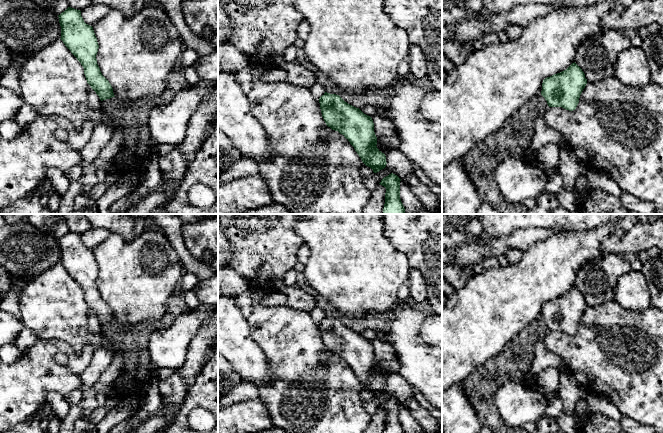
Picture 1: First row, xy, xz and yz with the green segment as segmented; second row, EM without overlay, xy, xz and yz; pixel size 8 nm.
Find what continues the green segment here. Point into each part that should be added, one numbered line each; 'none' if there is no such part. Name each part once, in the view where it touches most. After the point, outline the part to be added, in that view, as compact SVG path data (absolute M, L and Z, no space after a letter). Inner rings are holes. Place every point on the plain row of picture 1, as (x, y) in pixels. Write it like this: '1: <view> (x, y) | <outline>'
none

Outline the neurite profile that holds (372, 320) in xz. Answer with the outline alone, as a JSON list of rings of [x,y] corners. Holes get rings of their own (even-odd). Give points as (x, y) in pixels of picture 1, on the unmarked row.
[[[321,300],[320,304],[325,308],[325,316],[339,319],[345,326],[356,332],[360,333],[365,329],[372,329],[383,334],[389,330],[389,314],[370,312],[361,318],[351,318],[342,315],[325,300]]]

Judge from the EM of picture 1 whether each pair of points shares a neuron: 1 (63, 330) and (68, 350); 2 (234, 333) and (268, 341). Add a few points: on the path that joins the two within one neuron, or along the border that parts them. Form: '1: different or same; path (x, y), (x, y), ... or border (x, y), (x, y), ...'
1: different; border (43, 339), (60, 339), (77, 349), (90, 343)
2: different; border (246, 318), (249, 324), (250, 336), (265, 357)

